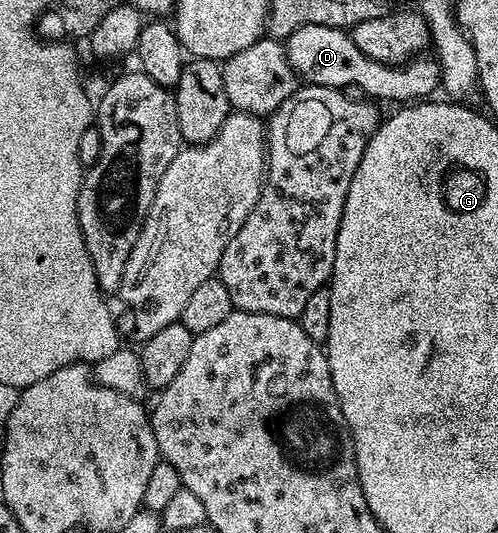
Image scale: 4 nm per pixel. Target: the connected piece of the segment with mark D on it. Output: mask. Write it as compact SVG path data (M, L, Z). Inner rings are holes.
M305 25L285 38L284 44L288 63L303 82L314 87L341 90L350 87L346 85L355 85L359 94L378 103L417 103L429 98L433 94L430 92L434 88L437 90L442 80L441 67L433 56L419 55L403 66L385 65L376 59L368 59L368 55L356 47L353 36L345 29Z

